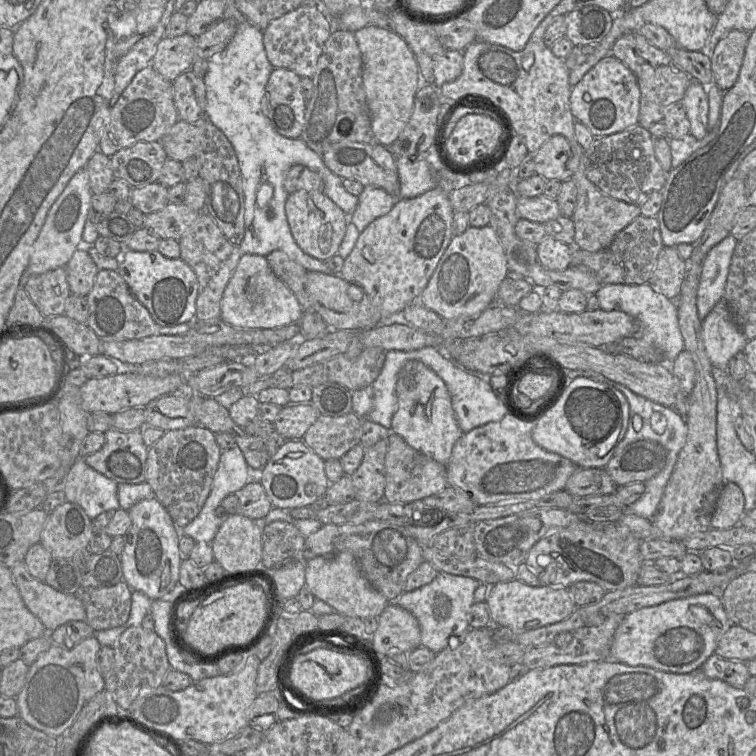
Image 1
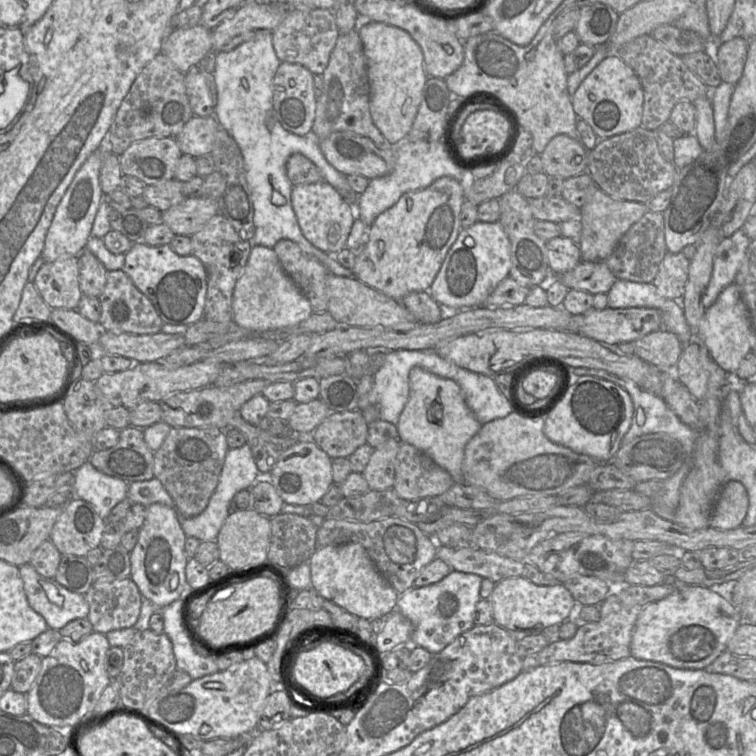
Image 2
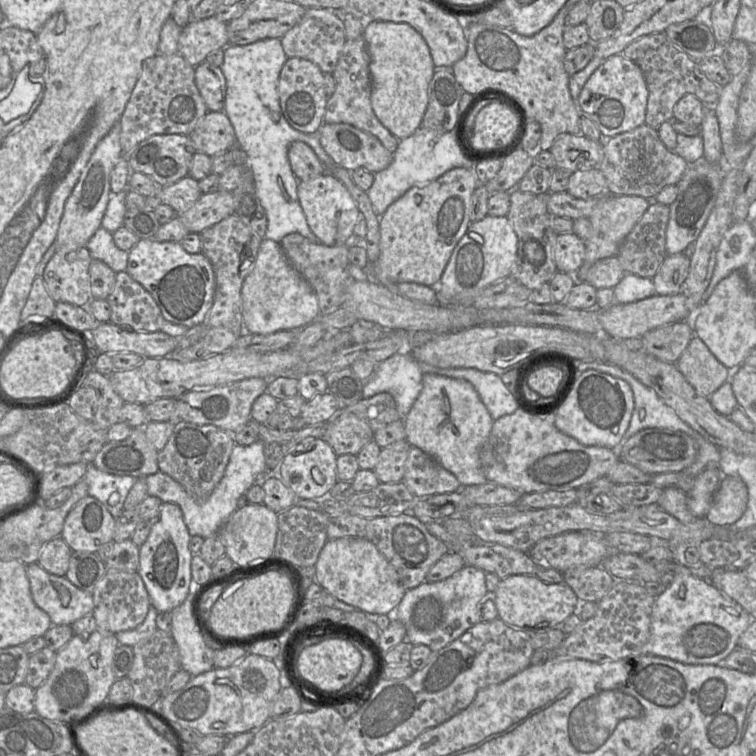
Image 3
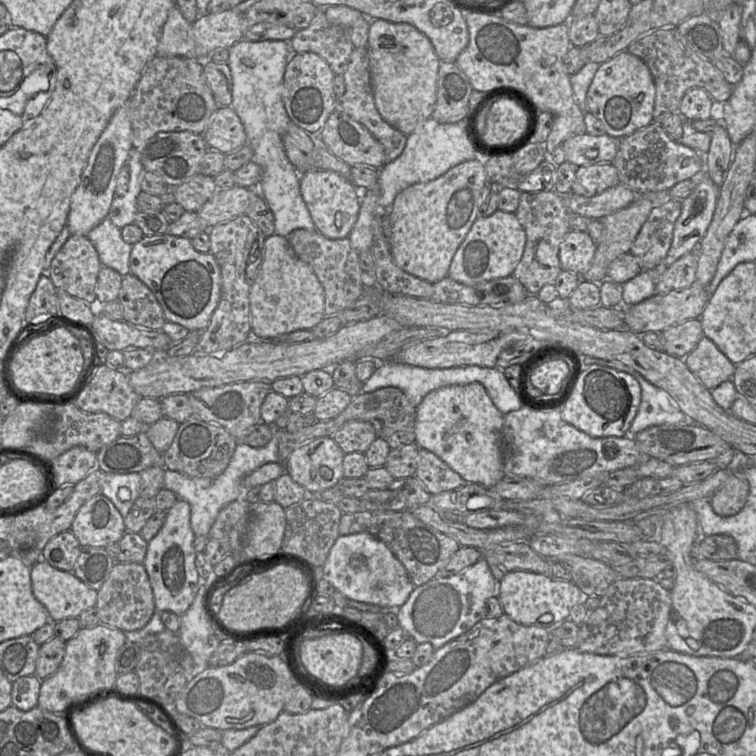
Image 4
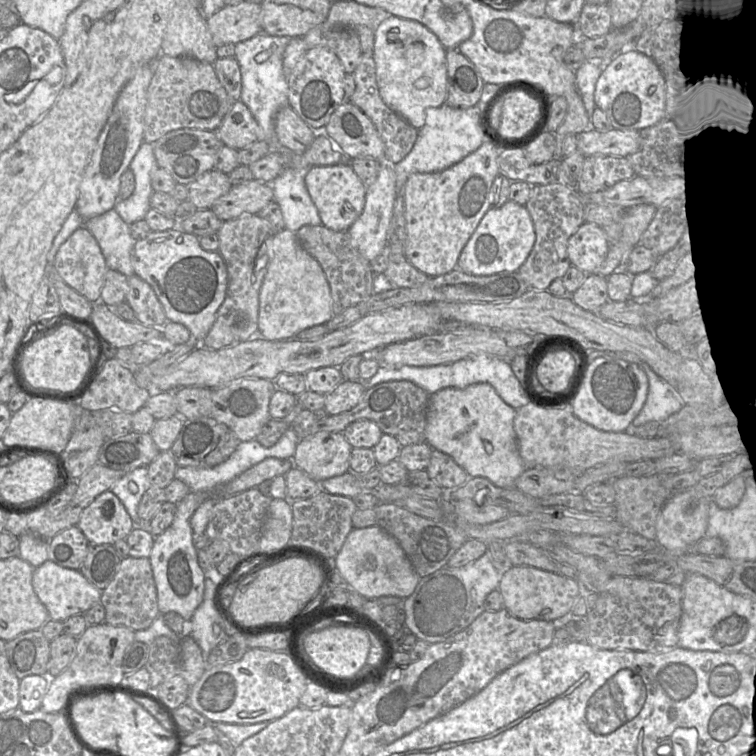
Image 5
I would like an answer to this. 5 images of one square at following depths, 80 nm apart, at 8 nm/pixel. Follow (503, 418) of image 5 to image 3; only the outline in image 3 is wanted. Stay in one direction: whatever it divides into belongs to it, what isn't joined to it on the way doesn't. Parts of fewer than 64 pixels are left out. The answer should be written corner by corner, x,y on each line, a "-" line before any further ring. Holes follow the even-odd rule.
432,373
423,374
422,384
418,398
403,419
406,440
453,473
462,486
487,483
480,452
490,435
494,419
478,392
466,380

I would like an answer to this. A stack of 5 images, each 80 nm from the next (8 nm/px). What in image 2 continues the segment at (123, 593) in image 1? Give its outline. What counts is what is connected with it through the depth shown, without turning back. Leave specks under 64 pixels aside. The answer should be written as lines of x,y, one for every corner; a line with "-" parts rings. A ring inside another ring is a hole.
130,577
94,581
84,596
89,604
87,618
95,632
132,627
139,618
143,596

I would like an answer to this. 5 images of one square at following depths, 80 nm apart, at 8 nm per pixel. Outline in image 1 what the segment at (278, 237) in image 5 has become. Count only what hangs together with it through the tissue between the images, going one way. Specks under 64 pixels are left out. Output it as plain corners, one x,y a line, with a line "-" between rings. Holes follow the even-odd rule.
242,255
221,300
223,322
236,328
271,329
298,324
303,312
293,292
272,272
266,257

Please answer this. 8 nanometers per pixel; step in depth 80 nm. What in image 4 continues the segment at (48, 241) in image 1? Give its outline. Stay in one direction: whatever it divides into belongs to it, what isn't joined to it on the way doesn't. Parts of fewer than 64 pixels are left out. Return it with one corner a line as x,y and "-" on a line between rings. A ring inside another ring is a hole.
124,103
115,111
92,148
87,164
83,169
80,183
71,197
70,211
66,224
71,235
87,236
93,228
108,216
115,197
118,173
127,163
133,150
128,103

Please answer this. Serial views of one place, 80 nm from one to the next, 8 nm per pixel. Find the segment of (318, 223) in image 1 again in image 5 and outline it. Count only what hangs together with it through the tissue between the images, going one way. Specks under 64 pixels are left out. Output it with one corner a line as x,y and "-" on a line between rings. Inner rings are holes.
350,162
311,167
305,172
304,181
318,210
321,225
333,231
348,231
364,209
367,188
367,184
353,171

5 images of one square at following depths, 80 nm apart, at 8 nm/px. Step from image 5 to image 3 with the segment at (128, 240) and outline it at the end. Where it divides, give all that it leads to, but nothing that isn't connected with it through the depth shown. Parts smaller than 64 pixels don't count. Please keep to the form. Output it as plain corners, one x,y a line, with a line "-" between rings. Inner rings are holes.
100,227
88,241
88,248
92,259
98,259
107,264
115,273
126,271
128,252
119,249
112,233

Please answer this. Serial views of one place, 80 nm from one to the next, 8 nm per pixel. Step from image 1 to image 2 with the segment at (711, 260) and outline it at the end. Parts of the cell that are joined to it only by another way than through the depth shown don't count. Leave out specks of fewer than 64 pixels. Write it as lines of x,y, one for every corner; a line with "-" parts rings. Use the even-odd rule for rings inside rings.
738,229
730,236
724,237
717,246
713,256
711,278
702,297
705,309
716,301
726,286
734,282
750,241
742,229

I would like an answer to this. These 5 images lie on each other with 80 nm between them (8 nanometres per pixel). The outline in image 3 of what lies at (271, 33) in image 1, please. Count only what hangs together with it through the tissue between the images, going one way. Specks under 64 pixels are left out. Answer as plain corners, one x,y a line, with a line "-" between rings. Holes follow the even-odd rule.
309,8
301,21
280,39
287,58
303,58
316,64
323,73
332,73
347,41
345,27
332,10

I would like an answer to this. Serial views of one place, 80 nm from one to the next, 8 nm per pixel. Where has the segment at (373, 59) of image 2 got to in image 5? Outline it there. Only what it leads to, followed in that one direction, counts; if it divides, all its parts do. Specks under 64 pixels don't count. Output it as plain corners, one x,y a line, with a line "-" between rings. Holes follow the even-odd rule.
388,16
375,27
373,59
383,102
416,129
424,126
426,111
445,104
447,97
447,50
421,23

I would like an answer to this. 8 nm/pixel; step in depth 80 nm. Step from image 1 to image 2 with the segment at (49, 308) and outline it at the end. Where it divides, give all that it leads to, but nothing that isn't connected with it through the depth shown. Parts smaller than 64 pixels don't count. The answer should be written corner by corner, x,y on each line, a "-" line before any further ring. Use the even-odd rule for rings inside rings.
77,256
45,263
33,282
51,309
76,309
83,296
79,286

